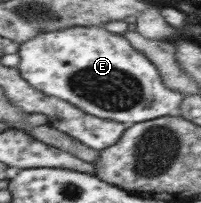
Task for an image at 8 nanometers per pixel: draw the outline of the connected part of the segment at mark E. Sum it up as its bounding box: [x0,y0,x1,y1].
[17,26,183,126]

